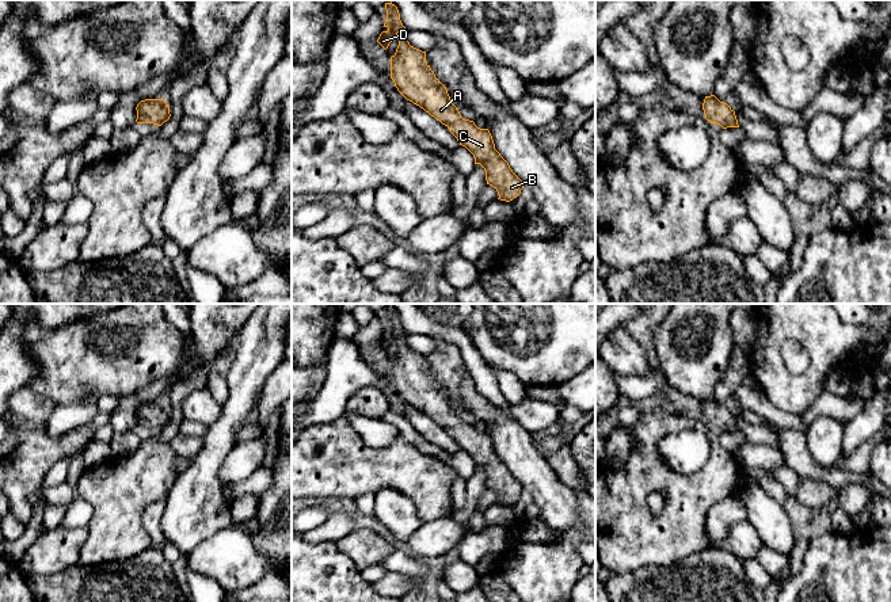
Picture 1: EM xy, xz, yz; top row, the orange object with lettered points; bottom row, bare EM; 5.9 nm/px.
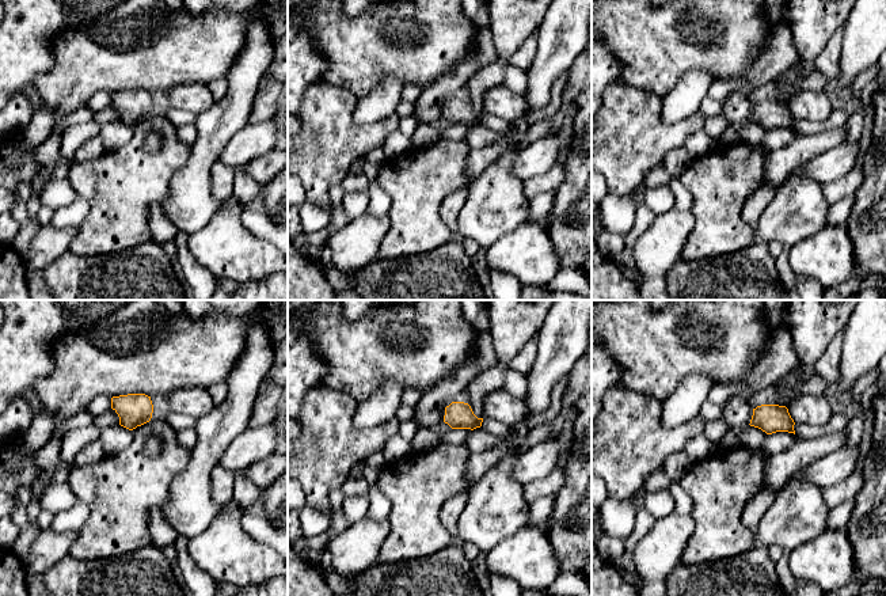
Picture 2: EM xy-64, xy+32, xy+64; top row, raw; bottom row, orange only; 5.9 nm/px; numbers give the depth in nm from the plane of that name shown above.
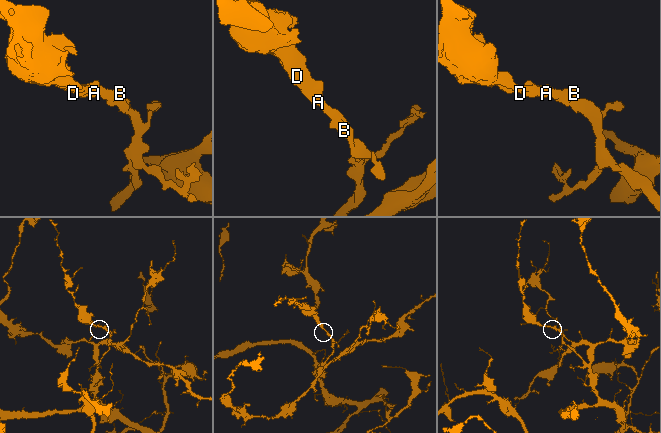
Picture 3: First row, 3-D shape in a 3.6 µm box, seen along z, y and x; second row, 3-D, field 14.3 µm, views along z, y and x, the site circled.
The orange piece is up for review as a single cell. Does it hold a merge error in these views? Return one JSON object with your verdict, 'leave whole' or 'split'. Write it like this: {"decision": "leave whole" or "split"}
{"decision": "leave whole"}

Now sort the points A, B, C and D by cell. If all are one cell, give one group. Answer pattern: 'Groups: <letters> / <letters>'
Groups: A B C D

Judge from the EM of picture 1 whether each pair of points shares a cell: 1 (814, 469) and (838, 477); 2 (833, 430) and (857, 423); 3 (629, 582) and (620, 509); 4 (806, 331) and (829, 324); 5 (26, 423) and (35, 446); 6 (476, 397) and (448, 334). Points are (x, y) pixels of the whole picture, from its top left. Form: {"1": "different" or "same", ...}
{"1": "same", "2": "different", "3": "different", "4": "same", "5": "same", "6": "different"}

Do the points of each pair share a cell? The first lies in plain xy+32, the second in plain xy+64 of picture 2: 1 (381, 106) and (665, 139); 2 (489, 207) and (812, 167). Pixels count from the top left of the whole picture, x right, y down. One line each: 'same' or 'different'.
1: different
2: different

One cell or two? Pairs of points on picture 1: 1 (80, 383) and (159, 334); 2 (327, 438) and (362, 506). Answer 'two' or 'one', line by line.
1: one
2: two

